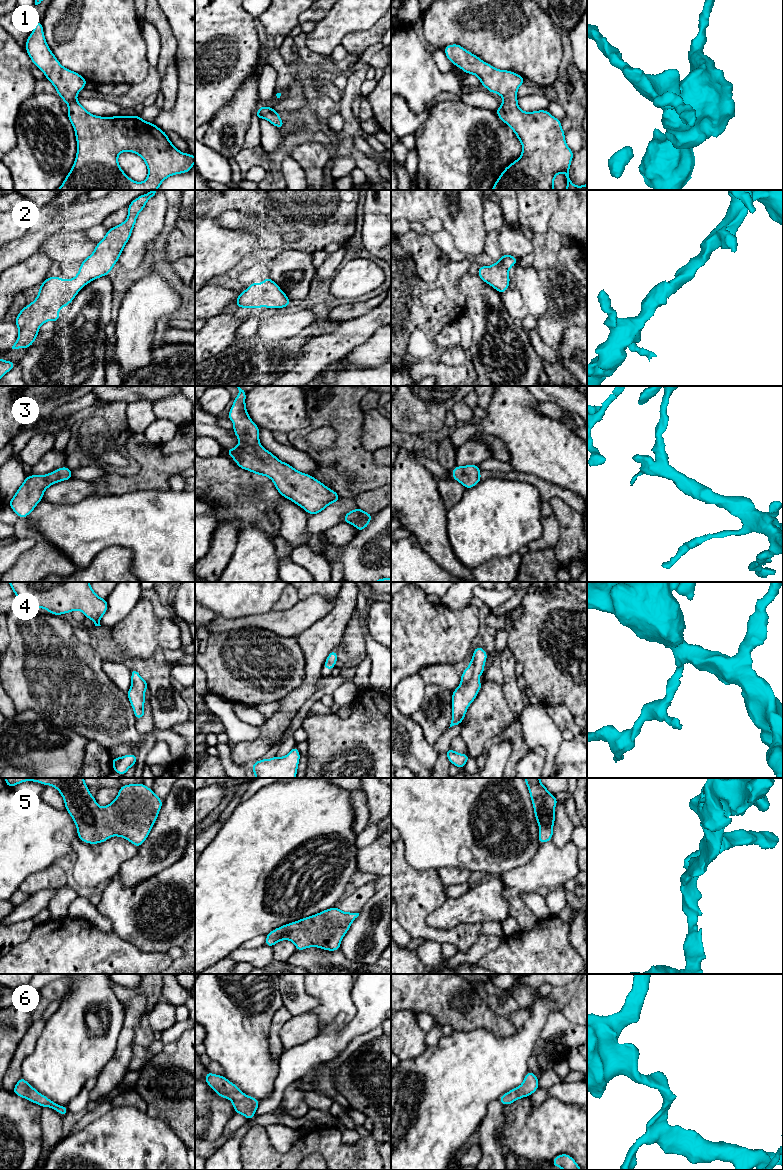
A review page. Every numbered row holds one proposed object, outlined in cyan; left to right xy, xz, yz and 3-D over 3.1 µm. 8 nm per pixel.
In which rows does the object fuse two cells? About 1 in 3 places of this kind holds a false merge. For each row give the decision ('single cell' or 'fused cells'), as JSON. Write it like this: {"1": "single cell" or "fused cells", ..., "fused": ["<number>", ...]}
{"1": "single cell", "2": "single cell", "3": "single cell", "4": "single cell", "5": "single cell", "6": "single cell", "fused": []}

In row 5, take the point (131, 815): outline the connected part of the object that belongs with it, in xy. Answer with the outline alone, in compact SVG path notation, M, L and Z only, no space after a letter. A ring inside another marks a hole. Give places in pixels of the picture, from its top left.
M4 778L7 786L13 788L15 785L26 781L39 782L42 785L50 785L56 788L62 795L65 809L77 828L79 840L88 844L105 842L112 836L125 838L137 848L147 839L163 801L153 792L151 788L143 783L128 784L119 788L117 797L107 806L100 807L92 796L84 778Z

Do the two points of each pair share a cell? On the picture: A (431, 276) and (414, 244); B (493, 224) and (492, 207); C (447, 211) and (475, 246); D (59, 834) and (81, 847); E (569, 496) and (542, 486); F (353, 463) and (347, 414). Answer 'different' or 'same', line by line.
A: same
B: same
C: same
D: different
E: same
F: same

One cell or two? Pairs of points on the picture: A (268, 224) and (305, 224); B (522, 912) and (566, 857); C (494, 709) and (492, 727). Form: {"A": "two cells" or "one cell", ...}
{"A": "two cells", "B": "one cell", "C": "one cell"}

